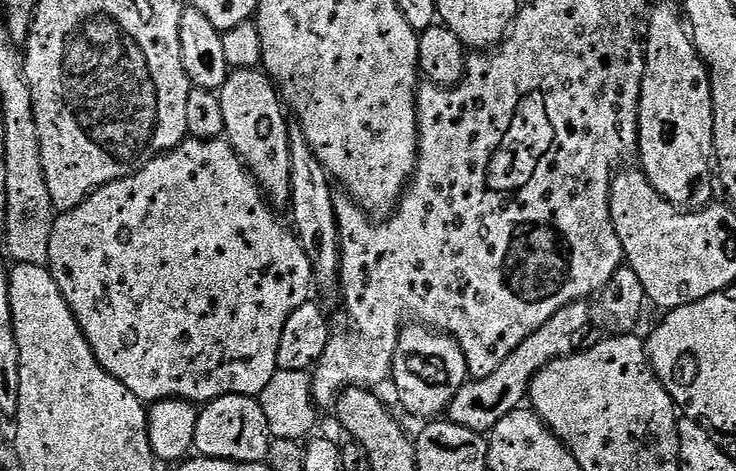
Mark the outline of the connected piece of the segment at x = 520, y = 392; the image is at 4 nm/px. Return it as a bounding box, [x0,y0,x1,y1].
[446,300,592,434]

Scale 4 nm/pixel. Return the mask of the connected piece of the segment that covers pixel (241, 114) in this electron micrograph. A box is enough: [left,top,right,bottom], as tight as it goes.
[218,68,292,206]

